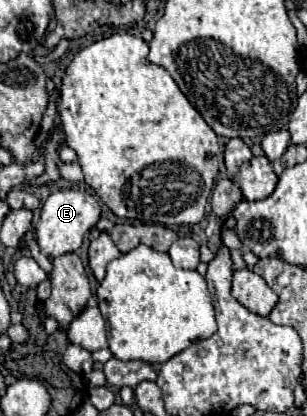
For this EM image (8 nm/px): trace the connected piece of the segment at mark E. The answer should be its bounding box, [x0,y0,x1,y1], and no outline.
[37,190,101,258]

